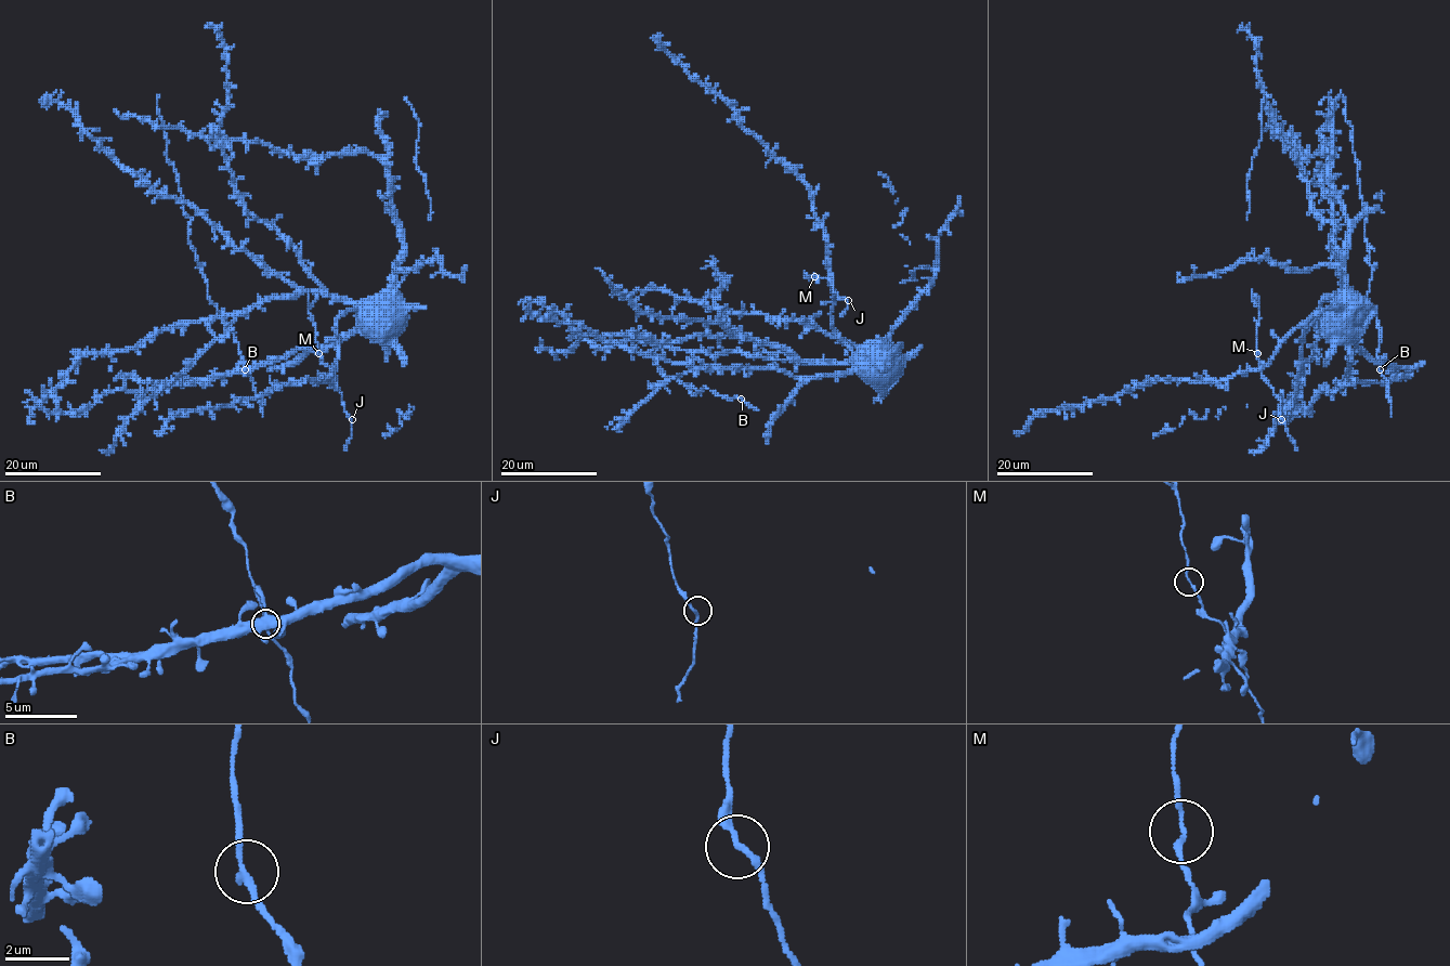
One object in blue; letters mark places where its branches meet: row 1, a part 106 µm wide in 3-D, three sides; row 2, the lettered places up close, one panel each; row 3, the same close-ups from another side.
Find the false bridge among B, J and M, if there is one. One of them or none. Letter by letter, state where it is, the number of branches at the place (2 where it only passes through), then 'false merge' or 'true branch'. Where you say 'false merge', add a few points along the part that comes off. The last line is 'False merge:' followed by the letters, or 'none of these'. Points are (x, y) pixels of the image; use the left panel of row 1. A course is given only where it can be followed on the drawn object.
B: place (245, 369); branches 2; true branch
J: place (352, 419); branches 2; true branch
M: place (318, 353); branches 2; true branch
False merge: none of these

